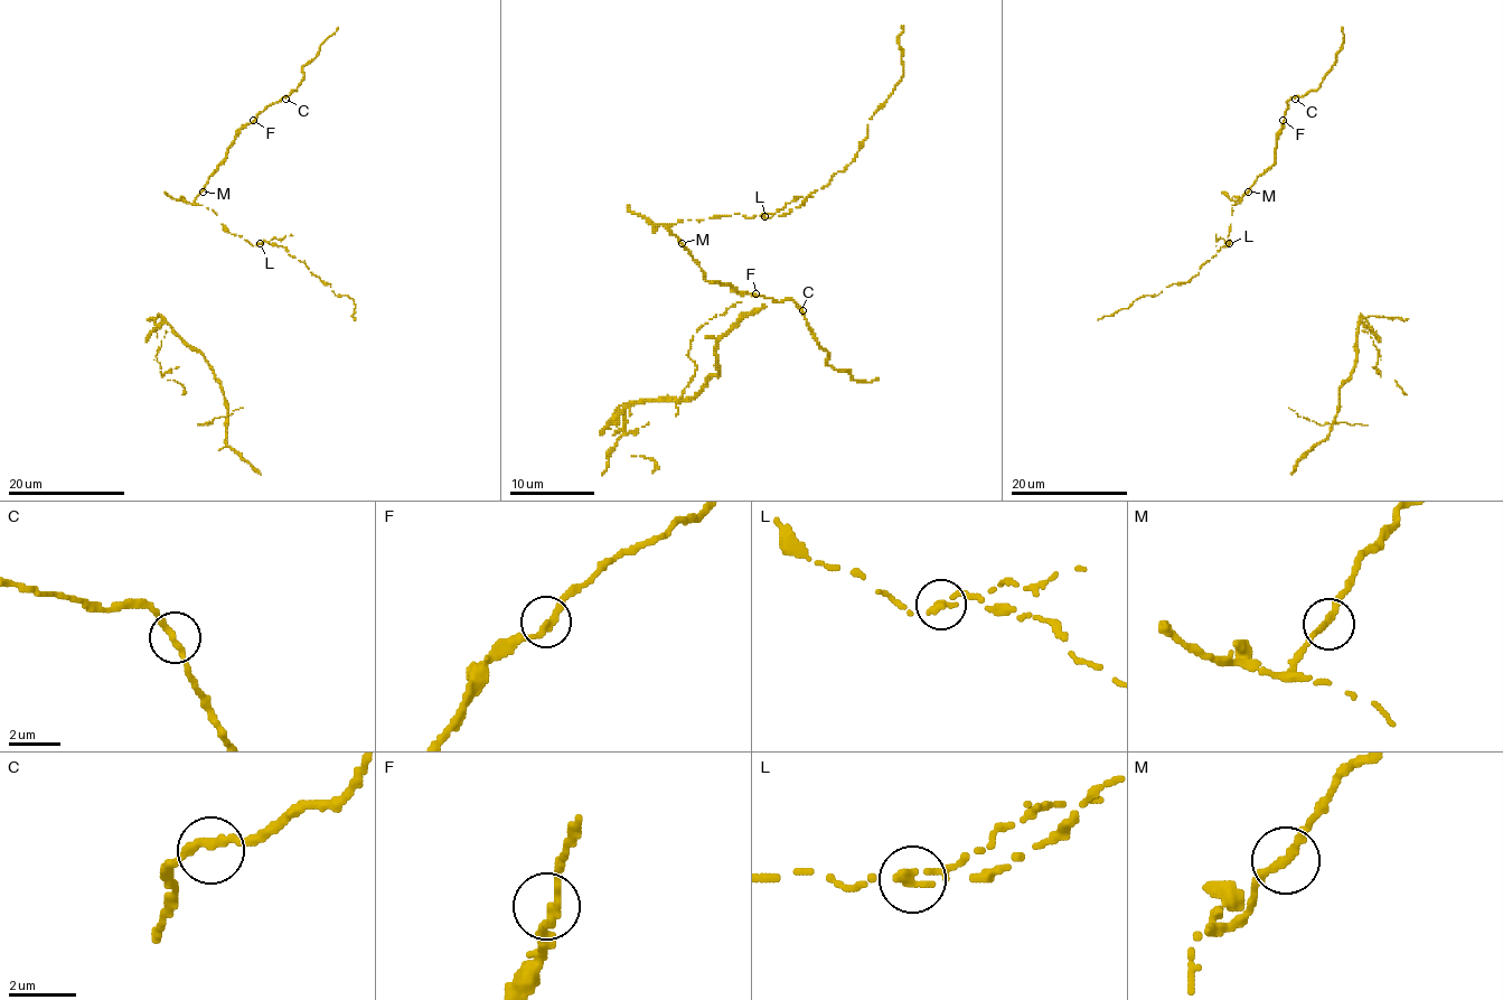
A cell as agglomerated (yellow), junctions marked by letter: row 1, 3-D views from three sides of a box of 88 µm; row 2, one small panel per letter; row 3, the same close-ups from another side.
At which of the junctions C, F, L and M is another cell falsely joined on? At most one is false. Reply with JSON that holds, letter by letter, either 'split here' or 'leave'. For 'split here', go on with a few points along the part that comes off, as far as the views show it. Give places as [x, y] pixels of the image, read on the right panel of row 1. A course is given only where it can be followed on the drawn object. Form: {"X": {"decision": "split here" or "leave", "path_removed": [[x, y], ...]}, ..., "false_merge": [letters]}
{"C": {"decision": "leave"}, "F": {"decision": "leave"}, "L": {"decision": "split here"}, "M": {"decision": "leave"}, "false_merge": ["L"]}

